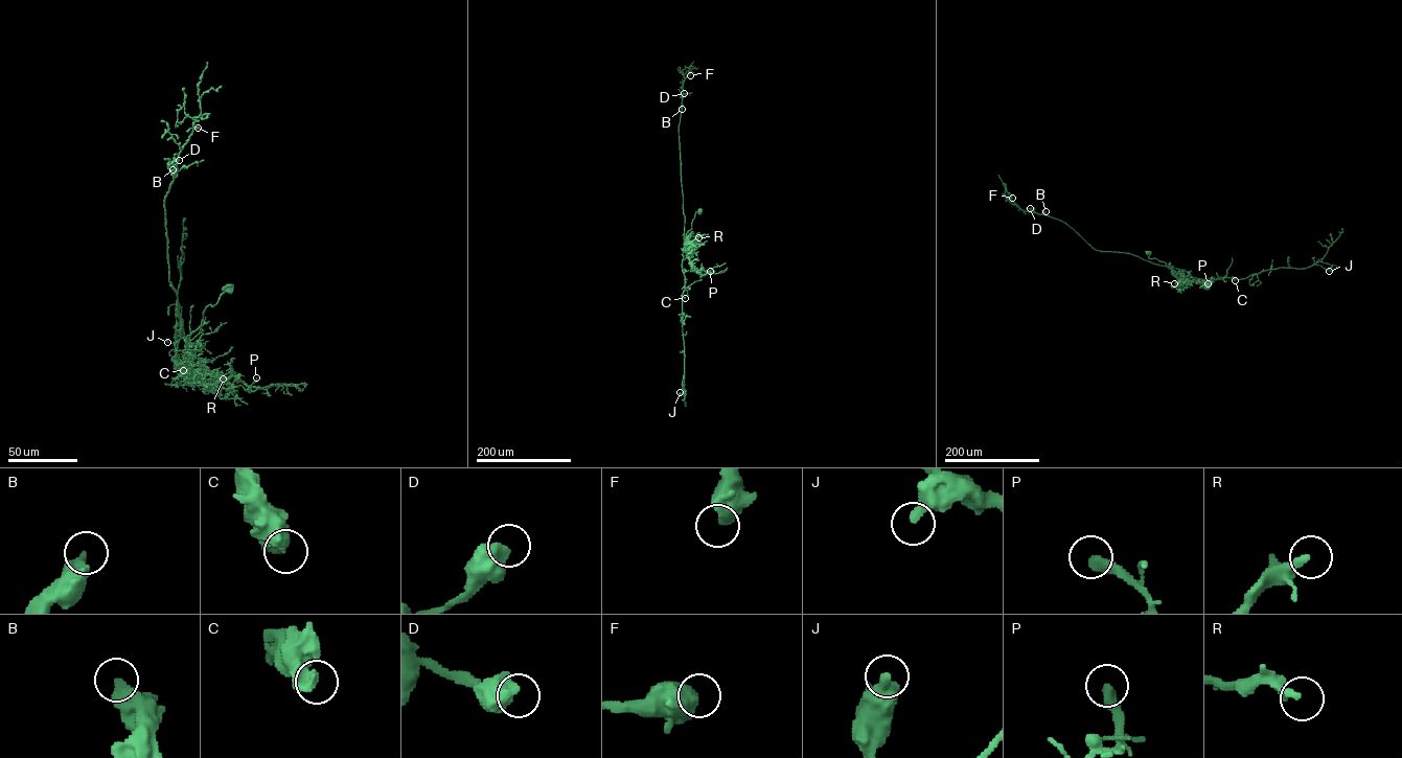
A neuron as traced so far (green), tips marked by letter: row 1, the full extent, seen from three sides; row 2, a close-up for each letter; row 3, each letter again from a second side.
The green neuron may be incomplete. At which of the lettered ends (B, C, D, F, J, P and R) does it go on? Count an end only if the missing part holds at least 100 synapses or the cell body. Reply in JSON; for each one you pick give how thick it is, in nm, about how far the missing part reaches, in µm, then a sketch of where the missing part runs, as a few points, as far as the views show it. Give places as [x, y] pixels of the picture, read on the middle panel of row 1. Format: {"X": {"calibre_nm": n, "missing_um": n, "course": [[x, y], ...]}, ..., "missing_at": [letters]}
{"missing_at": []}

